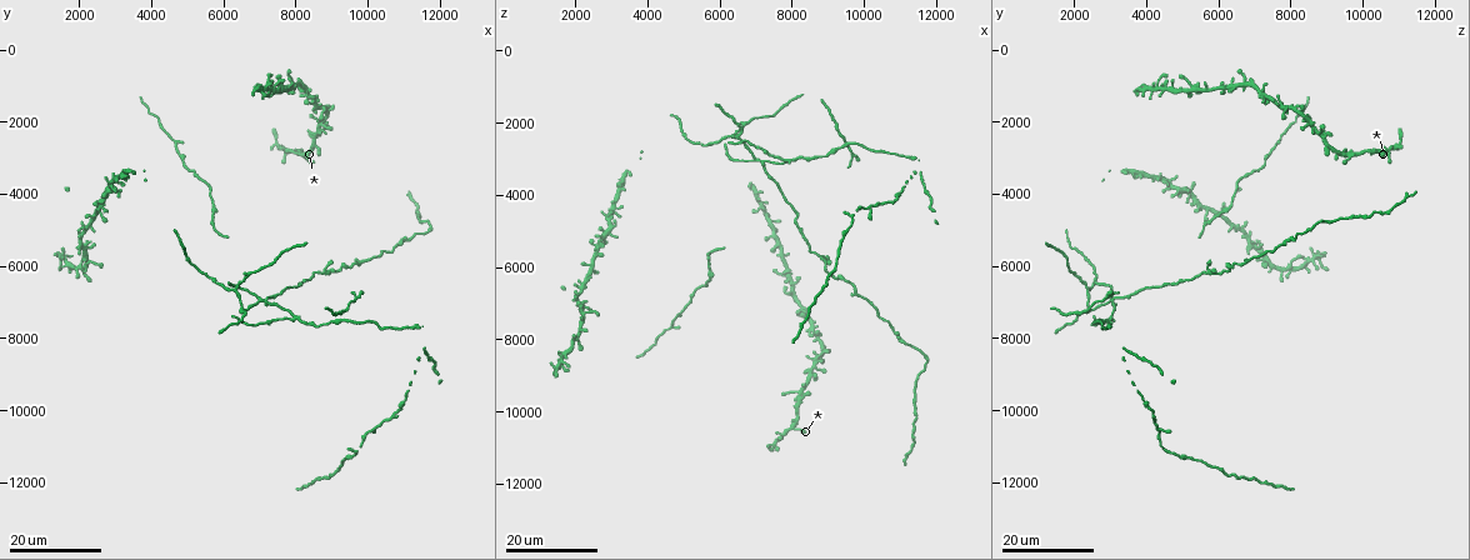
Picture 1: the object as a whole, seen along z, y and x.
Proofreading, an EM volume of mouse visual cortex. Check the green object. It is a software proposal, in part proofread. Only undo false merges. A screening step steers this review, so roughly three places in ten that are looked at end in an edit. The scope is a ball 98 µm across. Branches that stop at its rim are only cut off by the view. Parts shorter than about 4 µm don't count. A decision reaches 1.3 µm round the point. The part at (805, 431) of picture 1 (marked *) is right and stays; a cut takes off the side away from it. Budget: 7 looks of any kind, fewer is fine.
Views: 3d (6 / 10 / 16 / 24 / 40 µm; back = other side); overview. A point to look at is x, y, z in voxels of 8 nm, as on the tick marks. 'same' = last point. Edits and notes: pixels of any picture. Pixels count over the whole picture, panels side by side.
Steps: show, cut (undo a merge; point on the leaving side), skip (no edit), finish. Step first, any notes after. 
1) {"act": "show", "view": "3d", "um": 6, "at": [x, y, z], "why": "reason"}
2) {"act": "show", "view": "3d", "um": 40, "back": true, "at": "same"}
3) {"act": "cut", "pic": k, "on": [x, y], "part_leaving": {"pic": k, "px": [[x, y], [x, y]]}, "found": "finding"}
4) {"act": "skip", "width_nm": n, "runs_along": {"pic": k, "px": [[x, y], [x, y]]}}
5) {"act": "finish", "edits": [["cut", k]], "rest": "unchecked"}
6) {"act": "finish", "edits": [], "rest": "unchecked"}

{"act": "show", "view": "3d", "um": 16, "at": [7400, 2500, 11100], "why": "three-way junction"}

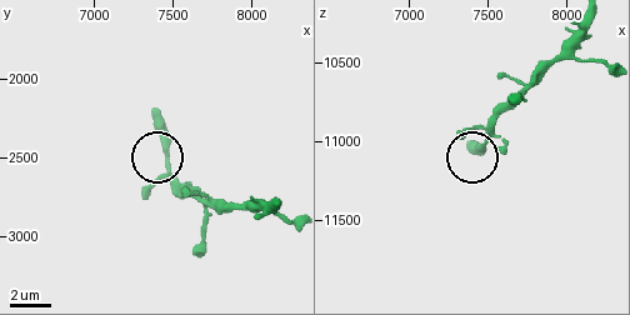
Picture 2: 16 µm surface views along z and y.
{"act": "show", "view": "3d", "um": 6, "at": [7460, 2540, 11040]}

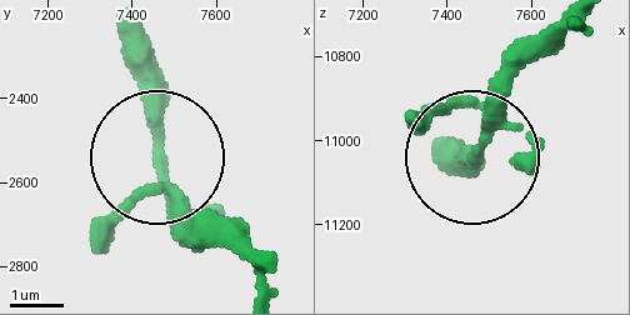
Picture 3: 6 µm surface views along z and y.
{"act": "skip", "width_nm": 160, "found": "one neuron here"}

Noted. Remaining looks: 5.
{"act": "show", "view": "3d", "um": 24, "at": [8900, 6100, 5900], "why": "thick turns thin"}

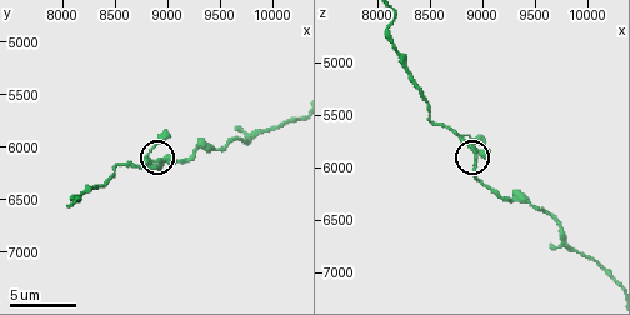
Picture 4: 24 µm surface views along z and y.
{"act": "show", "view": "3d", "um": 10, "at": [8920, 6200, 5880], "why": "zoom in"}

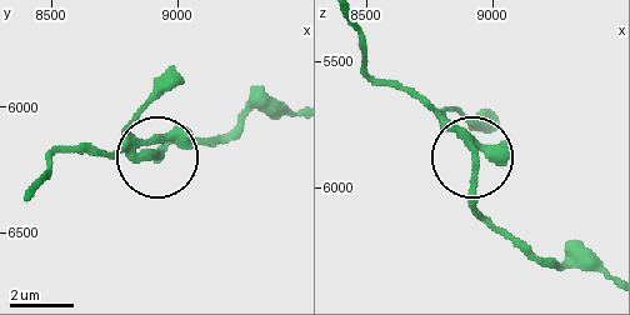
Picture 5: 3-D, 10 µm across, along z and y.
{"act": "skip", "runs_along": {"pic": 5, "px": [[608, 275], [511, 240], [474, 199], [463, 143], [409, 89]]}, "found": "continuous, no second neuron"}

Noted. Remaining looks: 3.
{"act": "show", "view": "3d", "um": 16, "at": [6800, 6200, 1900], "why": "calibre changes"}

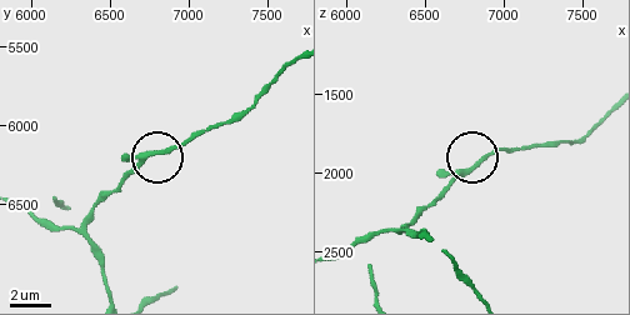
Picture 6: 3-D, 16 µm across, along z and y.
{"act": "show", "view": "3d", "um": 6, "at": [6840, 6180, 1940]}

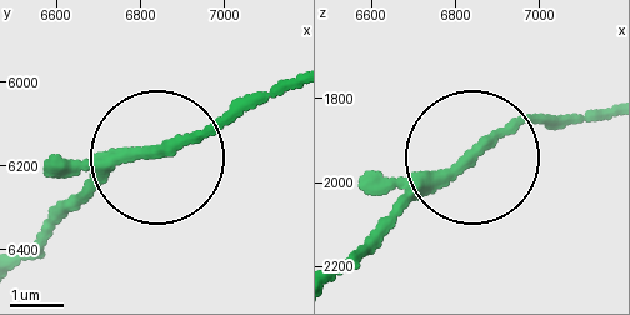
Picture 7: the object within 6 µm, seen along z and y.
{"act": "skip", "runs_along": {"pic": 7, "px": [[21, 259], [115, 165], [183, 146], [271, 89]]}, "found": "one neuron here"}

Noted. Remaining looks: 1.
{"act": "finish", "edits": [], "rest": "unchecked"}

